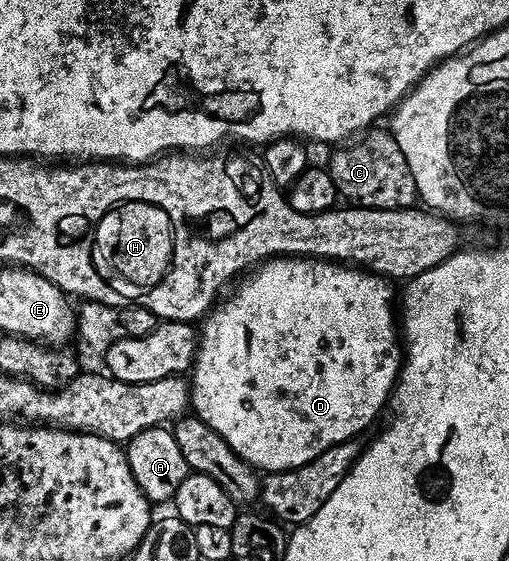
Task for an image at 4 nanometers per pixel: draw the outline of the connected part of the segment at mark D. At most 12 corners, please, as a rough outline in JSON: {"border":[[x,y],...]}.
{"border":[[269,258],[200,323],[192,413],[258,472],[386,409],[390,279]]}

